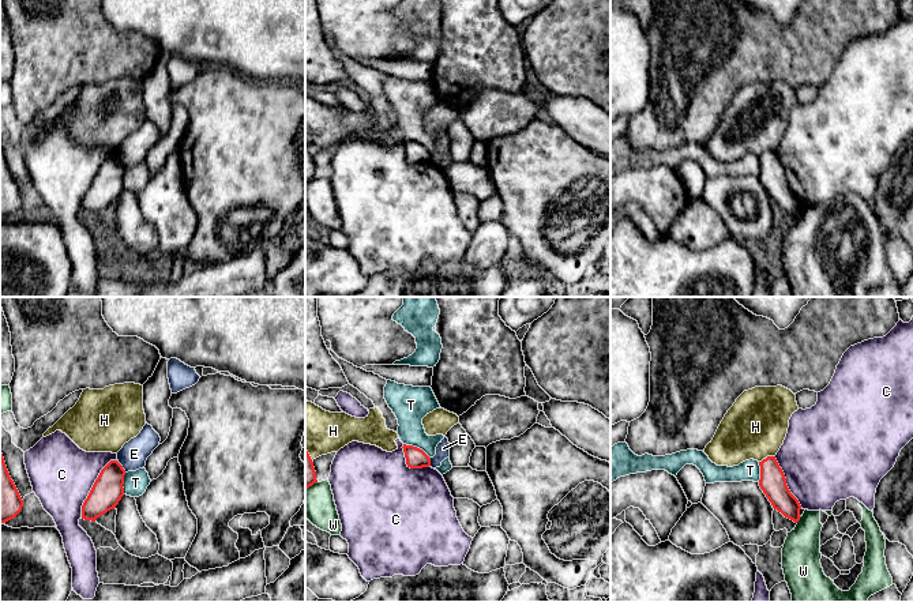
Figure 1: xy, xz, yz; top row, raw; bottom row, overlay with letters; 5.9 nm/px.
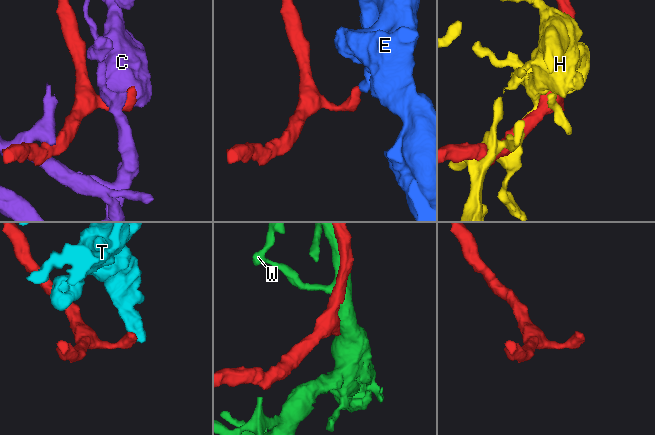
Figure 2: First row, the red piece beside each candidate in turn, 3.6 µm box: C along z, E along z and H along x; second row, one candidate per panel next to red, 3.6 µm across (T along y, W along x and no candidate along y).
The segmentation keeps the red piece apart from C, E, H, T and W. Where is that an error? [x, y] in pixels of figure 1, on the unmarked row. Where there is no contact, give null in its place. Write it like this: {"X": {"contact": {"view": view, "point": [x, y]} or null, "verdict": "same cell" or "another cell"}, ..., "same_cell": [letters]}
{"C": {"contact": {"view": "xy", "point": [93, 181]}, "verdict": "another cell"}, "E": {"contact": {"view": "xy", "point": [121, 162]}, "verdict": "another cell"}, "H": {"contact": {"view": "yz", "point": [767, 151]}, "verdict": "another cell"}, "T": {"contact": {"view": "xz", "point": [416, 142]}, "verdict": "another cell"}, "W": {"contact": {"view": "yz", "point": [799, 214]}, "verdict": "another cell"}, "same_cell": []}

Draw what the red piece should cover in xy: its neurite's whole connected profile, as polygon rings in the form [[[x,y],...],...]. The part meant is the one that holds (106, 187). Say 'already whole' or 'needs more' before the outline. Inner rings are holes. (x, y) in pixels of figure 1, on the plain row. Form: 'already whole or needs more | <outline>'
already whole | [[[110,155],[99,168],[82,200],[82,214],[95,217],[97,212],[116,203],[124,191],[125,165],[117,155]]]

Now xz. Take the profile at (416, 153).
already whole | [[[403,139],[406,159],[410,163],[422,163],[431,161],[431,153],[420,143]]]

